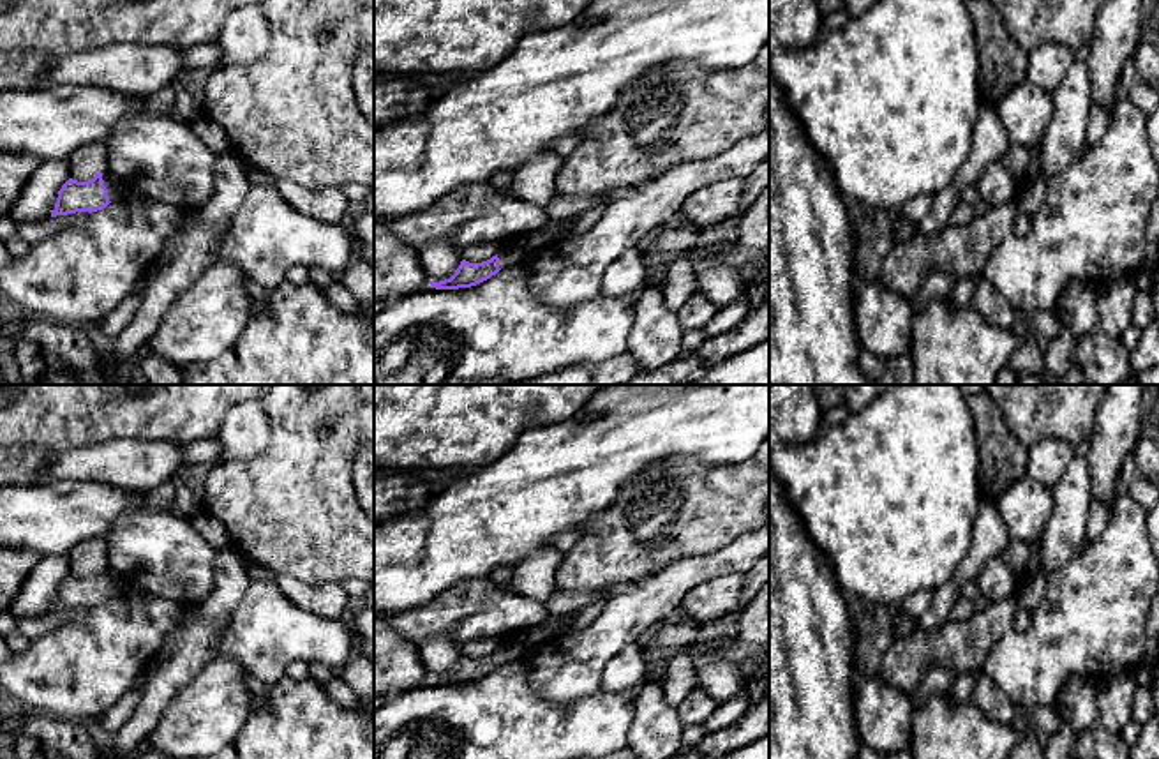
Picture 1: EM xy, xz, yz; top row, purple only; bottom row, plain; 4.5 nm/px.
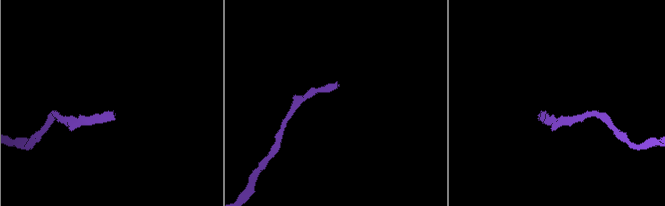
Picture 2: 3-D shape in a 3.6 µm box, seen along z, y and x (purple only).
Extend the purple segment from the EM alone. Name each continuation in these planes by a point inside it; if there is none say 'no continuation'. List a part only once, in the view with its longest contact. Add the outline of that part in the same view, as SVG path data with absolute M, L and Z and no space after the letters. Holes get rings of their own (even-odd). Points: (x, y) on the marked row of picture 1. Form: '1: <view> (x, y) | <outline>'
1: xy (115, 187) | M102 173L102 180L104 180L104 187L108 189L109 201L125 198L123 182L104 173Z

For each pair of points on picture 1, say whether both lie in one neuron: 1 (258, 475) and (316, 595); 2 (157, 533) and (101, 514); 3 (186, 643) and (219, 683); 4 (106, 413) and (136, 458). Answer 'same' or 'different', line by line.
1: different
2: different
3: different
4: different

